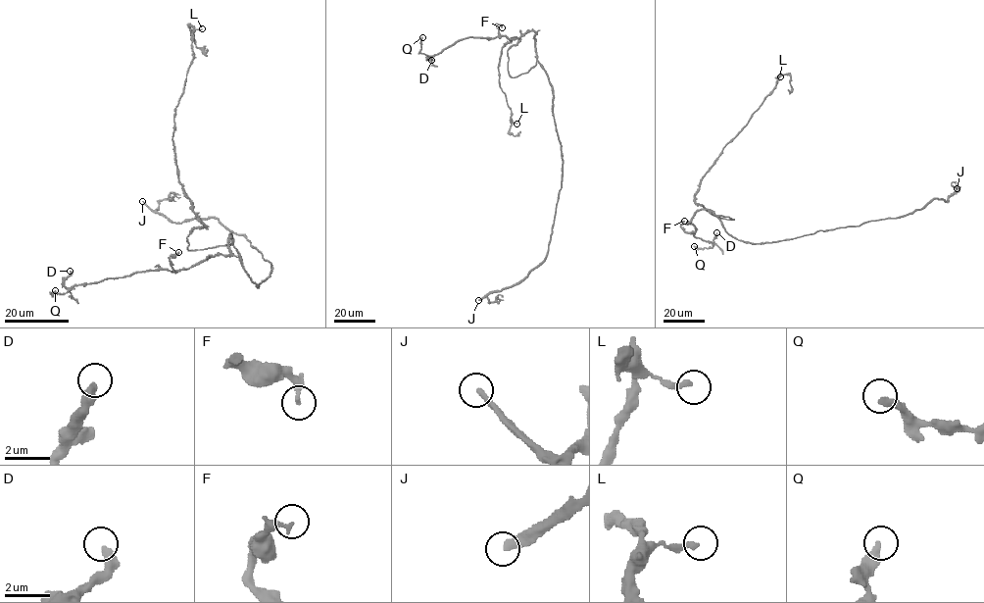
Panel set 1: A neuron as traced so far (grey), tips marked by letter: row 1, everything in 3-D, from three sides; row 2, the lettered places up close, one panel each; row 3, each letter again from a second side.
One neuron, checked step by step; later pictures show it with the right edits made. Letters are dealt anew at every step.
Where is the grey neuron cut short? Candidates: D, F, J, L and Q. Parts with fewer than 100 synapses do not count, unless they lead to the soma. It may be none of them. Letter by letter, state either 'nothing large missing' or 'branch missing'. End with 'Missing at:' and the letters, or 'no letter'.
D: nothing large missing
F: nothing large missing
J: branch missing
L: nothing large missing
Q: nothing large missing
Missing at: J

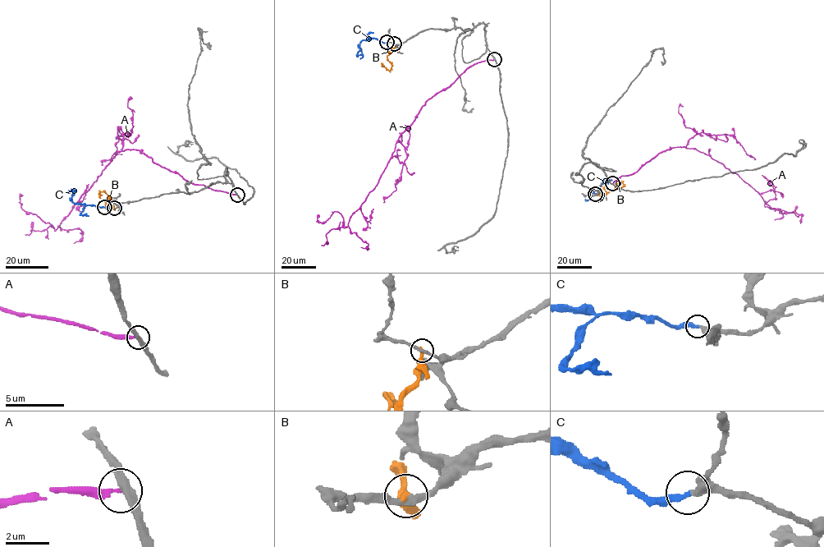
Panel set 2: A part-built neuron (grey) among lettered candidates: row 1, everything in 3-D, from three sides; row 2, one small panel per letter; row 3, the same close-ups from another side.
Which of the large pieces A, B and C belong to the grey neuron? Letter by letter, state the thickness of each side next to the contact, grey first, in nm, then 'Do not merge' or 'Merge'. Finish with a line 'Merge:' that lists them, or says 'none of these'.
A: Thickness 360 nm (grey) against 220 nm. Do not merge
B: Thickness 260 nm (grey) against 360 nm. Do not merge
C: Thickness 320 nm (grey) against 240 nm. Merge
Merge: C

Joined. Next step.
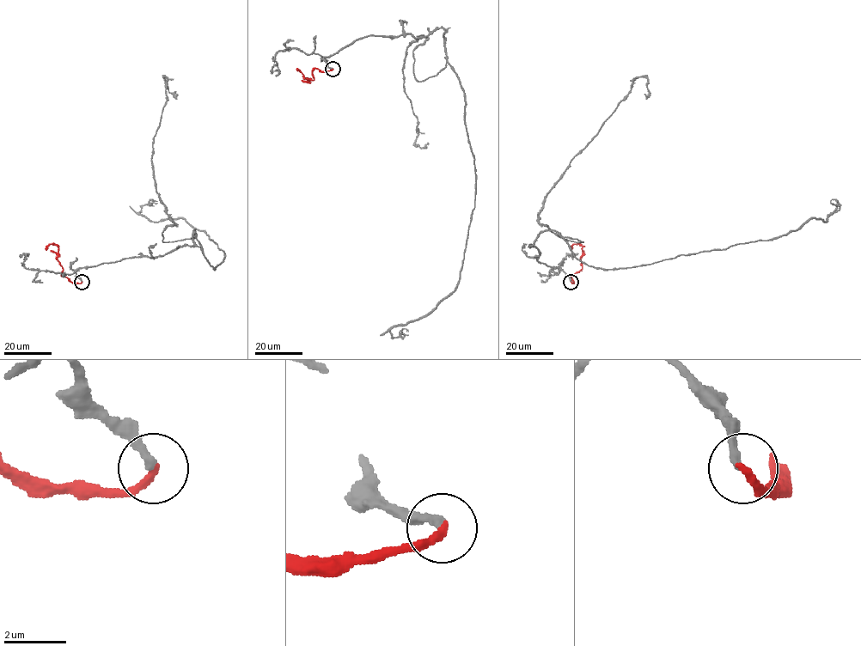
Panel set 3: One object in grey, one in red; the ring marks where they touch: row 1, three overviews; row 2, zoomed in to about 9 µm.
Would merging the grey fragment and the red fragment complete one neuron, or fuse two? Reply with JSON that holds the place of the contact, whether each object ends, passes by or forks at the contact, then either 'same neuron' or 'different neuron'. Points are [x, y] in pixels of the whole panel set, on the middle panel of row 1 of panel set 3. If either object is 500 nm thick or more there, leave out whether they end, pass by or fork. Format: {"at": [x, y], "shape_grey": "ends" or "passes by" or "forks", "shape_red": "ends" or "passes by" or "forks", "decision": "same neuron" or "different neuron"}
{"at": [332, 69], "shape_grey": "ends", "shape_red": "ends", "decision": "same neuron"}

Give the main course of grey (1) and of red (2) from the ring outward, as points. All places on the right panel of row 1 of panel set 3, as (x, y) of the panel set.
1: (570, 281), (535, 257), (541, 232), (588, 265), (626, 268), (786, 235), (826, 222), (833, 203)
2: (570, 281), (573, 283), (570, 277), (582, 268), (583, 246), (575, 244), (571, 250)

